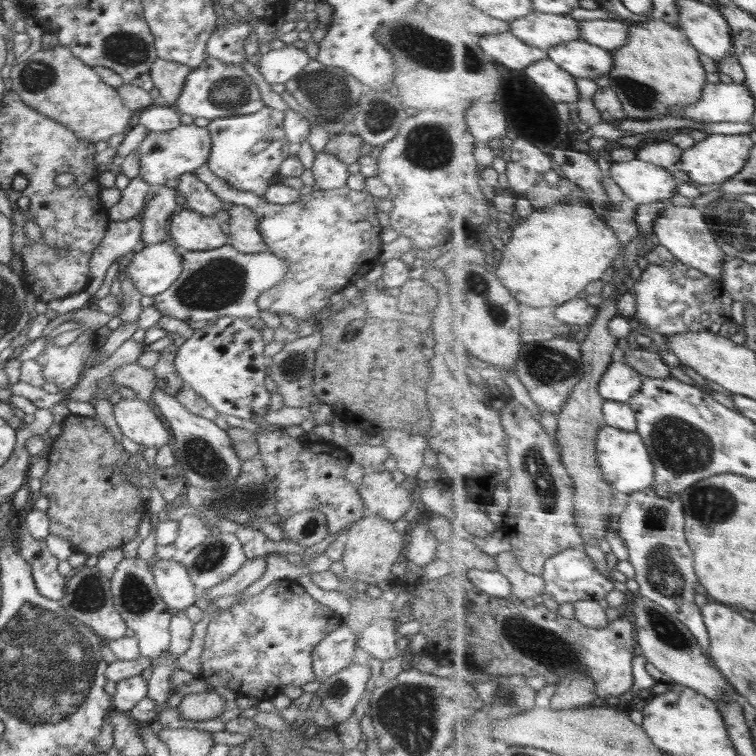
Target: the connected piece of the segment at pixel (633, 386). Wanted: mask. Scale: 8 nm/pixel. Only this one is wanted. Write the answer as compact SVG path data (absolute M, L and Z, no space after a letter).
M617 358L604 375L599 391L606 401L630 403L643 390L645 380L638 369Z

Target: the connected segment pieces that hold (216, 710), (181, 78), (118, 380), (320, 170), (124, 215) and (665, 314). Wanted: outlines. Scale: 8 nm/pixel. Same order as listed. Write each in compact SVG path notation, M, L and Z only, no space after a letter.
M214 690L200 694L188 694L177 706L179 715L188 720L205 721L219 717L225 710L225 700Z
M156 58L150 70L150 77L160 96L172 106L190 72L192 68L188 66Z
M136 362L115 368L112 374L115 386L131 388L137 398L142 401L152 400L152 393L157 387L155 372L152 368L146 369Z
M324 151L315 154L311 167L315 178L315 184L320 189L342 188L347 184L350 175L348 165L339 161L336 156L329 155Z
M136 177L129 179L127 187L121 191L121 200L108 210L112 221L123 221L138 215L144 209L144 200L152 184Z
M660 243L646 256L648 268L636 280L638 310L633 320L664 336L685 332L714 332L722 330L726 322L732 321L734 296L730 294L721 278L710 276L691 264L686 264L667 246Z

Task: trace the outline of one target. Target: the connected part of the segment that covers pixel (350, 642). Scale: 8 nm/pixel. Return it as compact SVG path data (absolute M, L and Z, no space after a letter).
M344 623L329 632L312 651L312 670L315 680L326 681L346 668L354 658L357 635Z

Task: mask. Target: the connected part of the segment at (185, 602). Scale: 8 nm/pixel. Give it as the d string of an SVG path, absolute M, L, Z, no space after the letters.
M179 558L156 559L151 566L151 571L162 600L175 613L194 604L199 589L190 580L187 568L179 562Z

